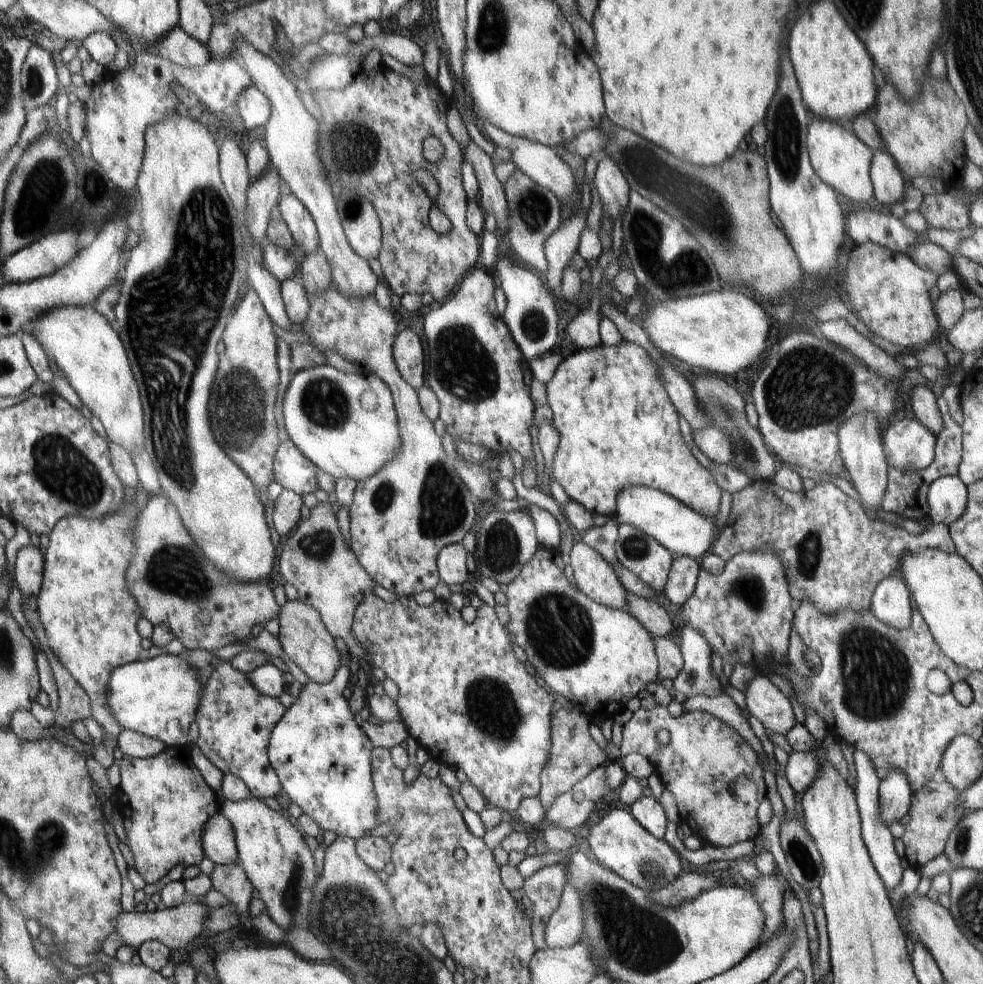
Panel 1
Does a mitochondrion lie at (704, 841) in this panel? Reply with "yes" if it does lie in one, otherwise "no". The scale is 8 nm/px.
no

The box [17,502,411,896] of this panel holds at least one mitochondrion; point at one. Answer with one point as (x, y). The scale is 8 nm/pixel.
(175, 570)

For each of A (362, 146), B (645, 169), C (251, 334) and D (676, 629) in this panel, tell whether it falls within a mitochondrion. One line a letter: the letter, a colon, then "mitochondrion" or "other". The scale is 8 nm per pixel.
A: mitochondrion
B: mitochondrion
C: other
D: other

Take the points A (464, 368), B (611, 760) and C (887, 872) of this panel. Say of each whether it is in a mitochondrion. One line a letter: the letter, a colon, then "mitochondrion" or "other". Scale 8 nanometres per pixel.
A: mitochondrion
B: other
C: other

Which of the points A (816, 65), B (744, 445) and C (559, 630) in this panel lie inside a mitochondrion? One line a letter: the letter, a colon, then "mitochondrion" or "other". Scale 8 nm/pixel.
A: other
B: mitochondrion
C: mitochondrion

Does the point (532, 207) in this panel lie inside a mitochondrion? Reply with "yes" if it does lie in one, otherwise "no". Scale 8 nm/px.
yes

